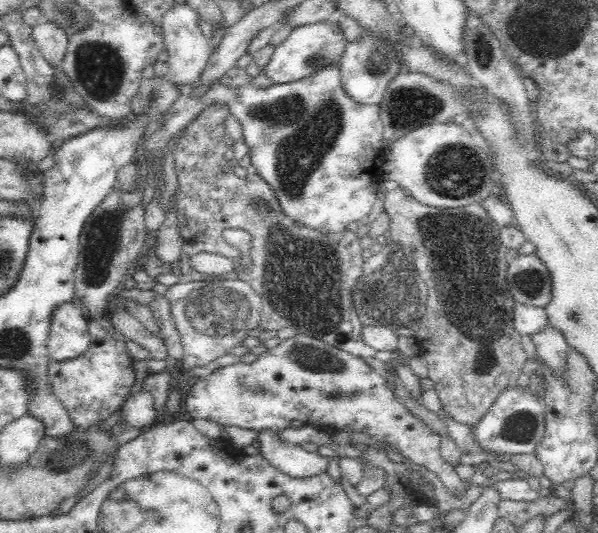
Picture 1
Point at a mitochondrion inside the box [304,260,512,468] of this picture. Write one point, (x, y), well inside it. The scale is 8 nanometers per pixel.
(486, 357)

